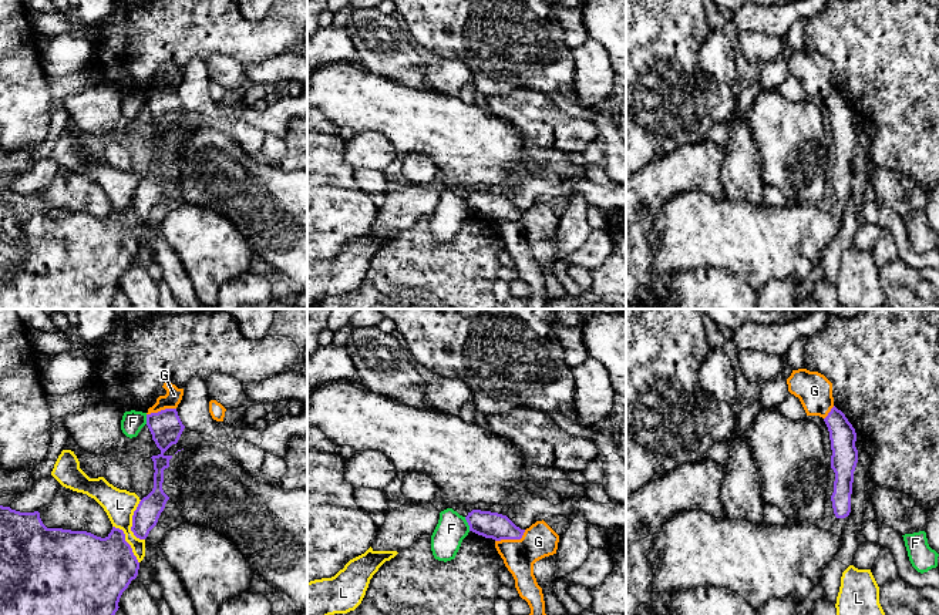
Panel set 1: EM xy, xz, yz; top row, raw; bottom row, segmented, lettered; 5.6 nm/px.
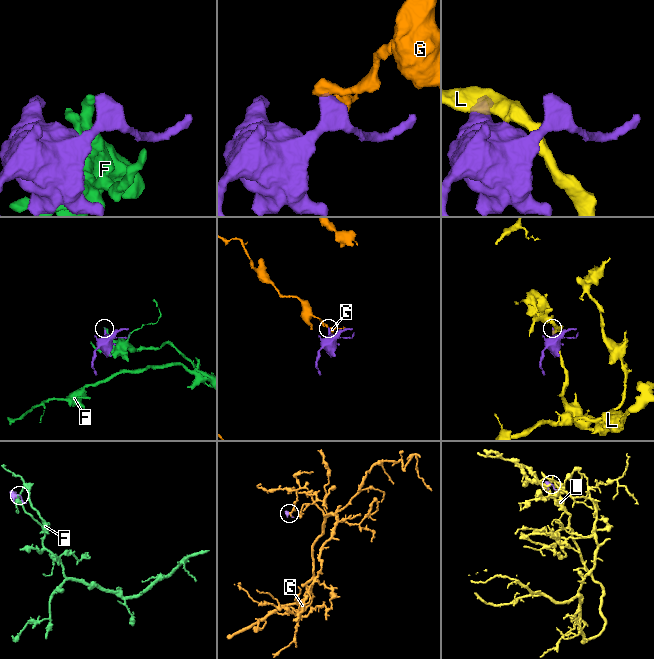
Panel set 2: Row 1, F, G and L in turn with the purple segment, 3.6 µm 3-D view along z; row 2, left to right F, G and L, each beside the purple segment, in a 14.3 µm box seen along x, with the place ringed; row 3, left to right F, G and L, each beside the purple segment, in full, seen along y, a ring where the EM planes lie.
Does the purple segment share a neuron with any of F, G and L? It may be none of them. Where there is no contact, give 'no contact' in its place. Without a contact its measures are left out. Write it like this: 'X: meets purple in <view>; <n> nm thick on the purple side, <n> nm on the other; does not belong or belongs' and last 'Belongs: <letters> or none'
F: meets purple in xz; 150 nm thick on the purple side, 170 nm on the other; does not belong
G: meets purple in xz; 150 nm thick on the purple side, 190 nm on the other; does not belong
L: meets purple in xy; 140 nm thick on the purple side, 180 nm on the other; does not belong
Belongs: none

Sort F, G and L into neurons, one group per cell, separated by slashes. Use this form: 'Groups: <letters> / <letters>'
Groups: F / G / L

